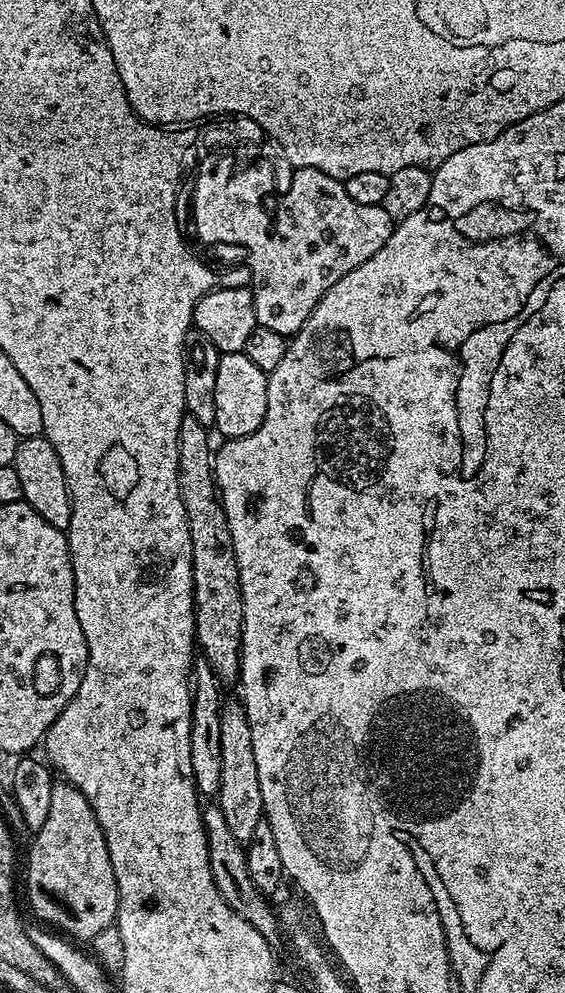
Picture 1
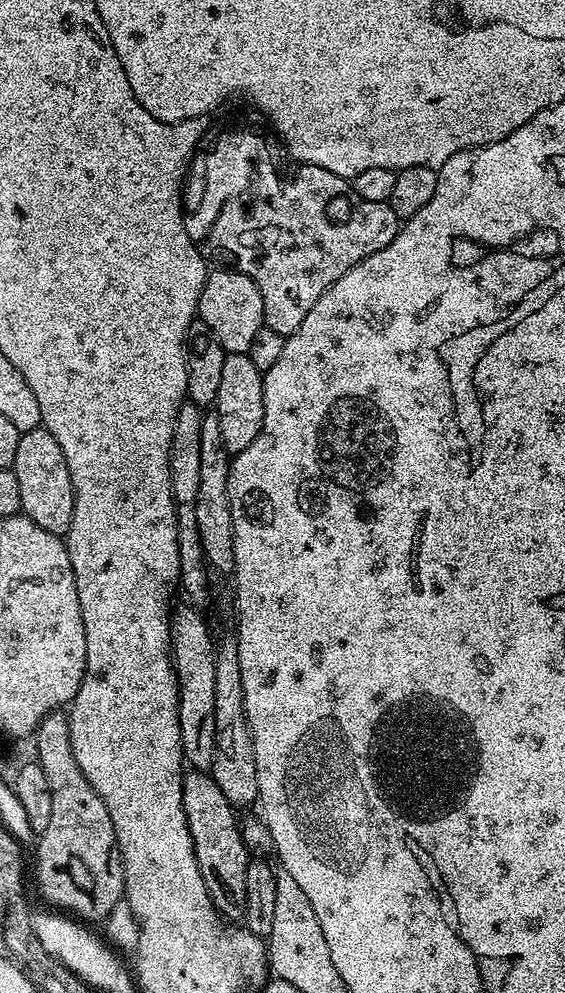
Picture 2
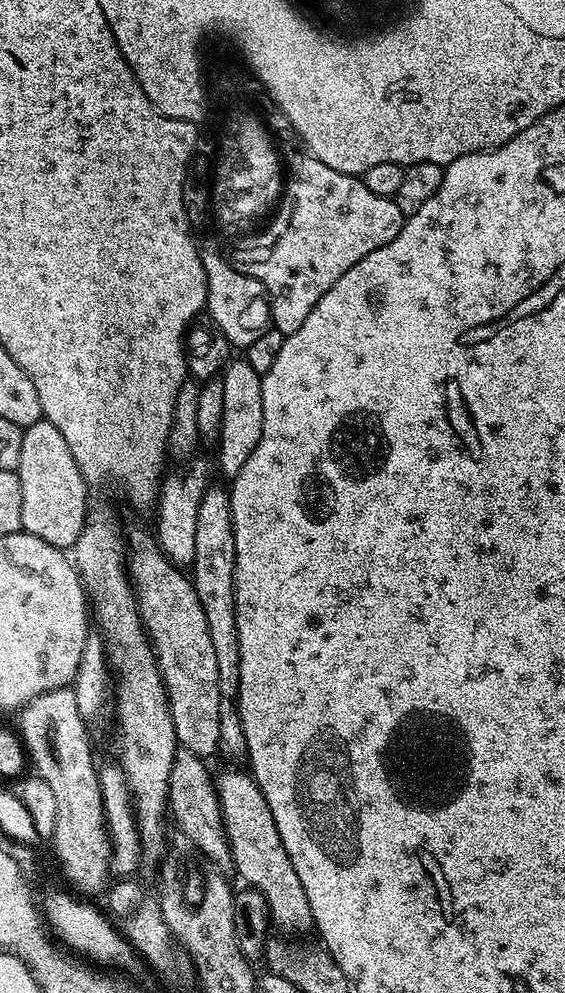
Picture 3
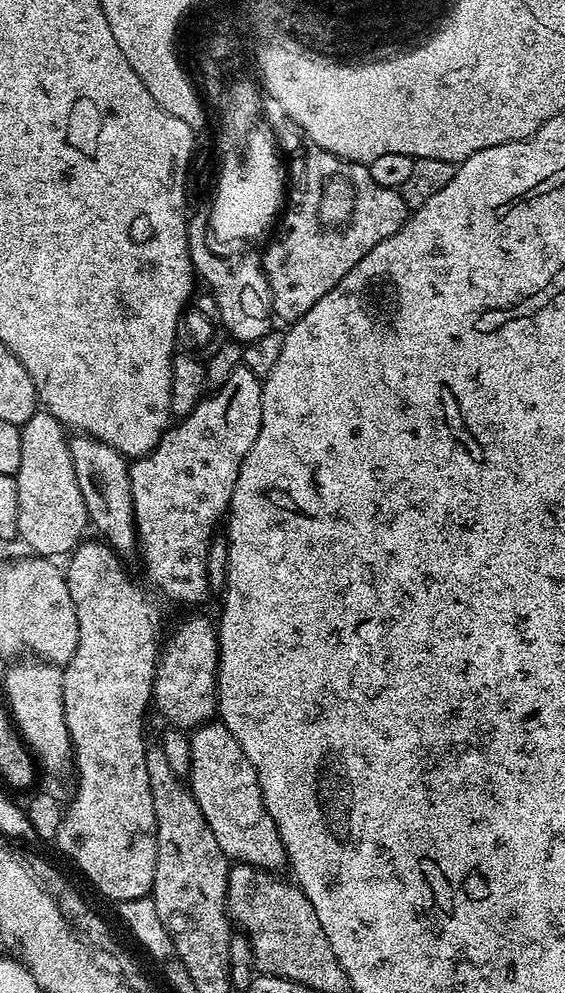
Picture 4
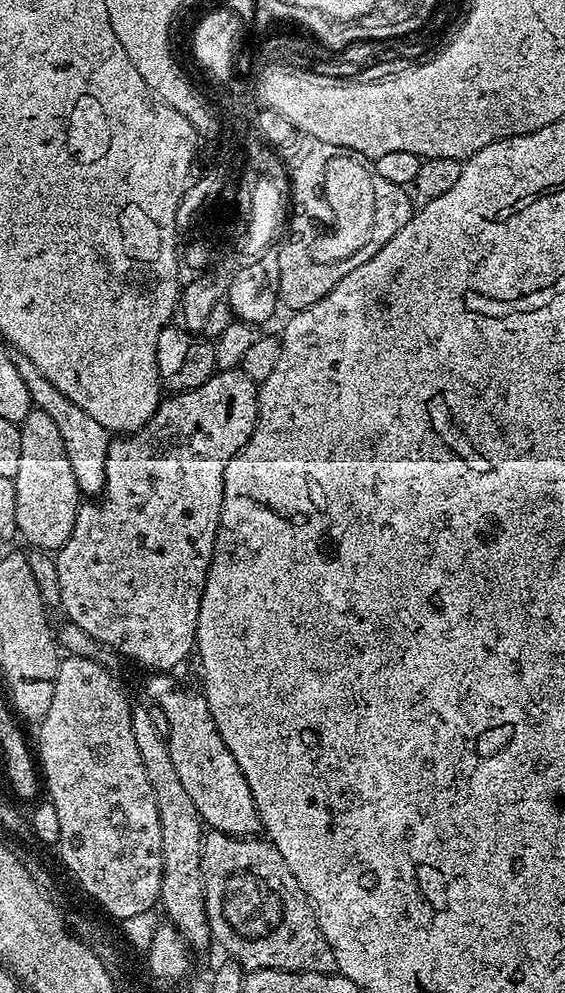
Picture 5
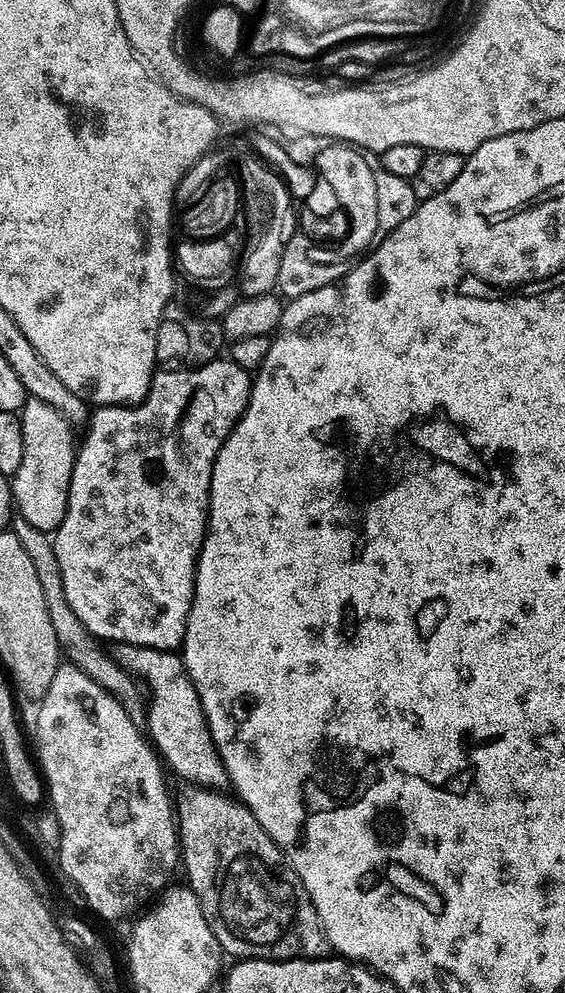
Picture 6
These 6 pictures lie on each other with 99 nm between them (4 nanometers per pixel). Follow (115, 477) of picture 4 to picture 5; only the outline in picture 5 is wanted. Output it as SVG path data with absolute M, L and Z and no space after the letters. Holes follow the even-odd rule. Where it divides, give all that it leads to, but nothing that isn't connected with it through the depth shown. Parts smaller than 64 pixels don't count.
M18 351L12 352L12 361L18 369L18 374L22 377L22 382L26 382L26 390L30 390L30 398L33 405L41 408L58 426L58 434L62 438L62 446L66 446L66 458L70 458L70 470L74 470L74 482L78 490L85 497L96 498L101 495L106 486L106 464L108 458L108 446L110 443L110 434L102 422L97 422L91 414L86 414L82 406L74 406L50 378L46 378L26 354Z

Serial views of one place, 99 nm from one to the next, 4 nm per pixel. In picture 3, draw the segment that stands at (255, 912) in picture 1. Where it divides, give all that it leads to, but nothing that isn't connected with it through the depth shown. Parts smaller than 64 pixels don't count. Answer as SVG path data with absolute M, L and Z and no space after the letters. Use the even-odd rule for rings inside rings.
M177 747L171 763L170 782L168 783L169 813L181 832L193 844L189 845L203 859L221 870L228 870L233 867L231 848L228 845L226 830L223 826L219 795L216 793L216 781L213 773L208 773L208 768L204 764L207 764L205 757Z

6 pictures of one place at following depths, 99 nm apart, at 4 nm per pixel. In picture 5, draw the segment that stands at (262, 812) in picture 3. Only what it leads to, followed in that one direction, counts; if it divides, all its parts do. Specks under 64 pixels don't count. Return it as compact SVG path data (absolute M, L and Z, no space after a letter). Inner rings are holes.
M172 674L149 675L147 677L149 679L149 697L147 699L160 704L170 720L170 732L166 737L170 750L170 762L174 762L174 771L178 773L182 787L186 790L186 794L190 794L190 798L193 799L201 820L213 831L245 838L257 835L262 828L257 804L254 802L254 796L249 783L246 782L245 775L242 774L241 767L238 766L238 762L235 761L226 742L222 741L222 736L214 723L214 716L210 713L209 704L199 693L183 692L174 677L175 675Z

